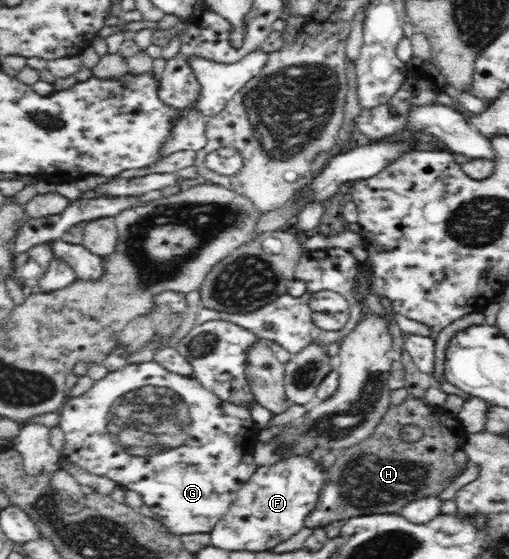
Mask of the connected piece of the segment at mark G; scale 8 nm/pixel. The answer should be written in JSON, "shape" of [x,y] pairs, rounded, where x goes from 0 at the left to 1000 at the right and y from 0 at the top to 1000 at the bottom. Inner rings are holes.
{"shape":[[[303,644],[277,651],[251,651],[240,660],[212,665],[204,676],[189,680],[181,692],[161,707],[134,712],[118,733],[114,762],[126,775],[126,796],[118,807],[118,830],[124,825],[136,825],[167,839],[173,846],[208,853],[236,869],[246,869],[250,875],[275,882],[281,900],[295,907],[305,928],[312,927],[312,936],[340,955],[356,959],[371,953],[413,953],[415,946],[420,946],[420,941],[440,925],[440,919],[448,918],[452,902],[464,893],[466,875],[472,875],[472,869],[495,853],[509,834],[499,825],[497,803],[501,792],[509,789],[507,778],[513,767],[495,750],[489,732],[472,725],[458,725],[448,717],[436,717],[420,703],[405,703],[405,699],[409,698],[379,671],[373,671],[373,674],[350,671],[330,664]]]}

